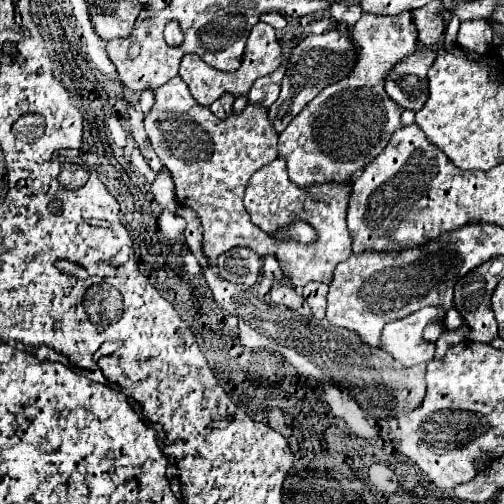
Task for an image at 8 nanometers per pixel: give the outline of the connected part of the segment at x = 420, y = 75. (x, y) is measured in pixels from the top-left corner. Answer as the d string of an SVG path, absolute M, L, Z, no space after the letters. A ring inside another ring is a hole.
M416 49L386 77L388 95L404 109L420 111L428 99L428 67L432 67L436 51Z

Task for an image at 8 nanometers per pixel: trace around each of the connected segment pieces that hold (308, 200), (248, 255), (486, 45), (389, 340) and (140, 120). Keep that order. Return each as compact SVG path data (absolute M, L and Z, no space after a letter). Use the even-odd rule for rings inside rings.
M274 159L272 163L264 165L260 171L252 175L244 195L244 205L250 213L252 223L256 223L266 233L276 233L280 227L292 223L294 219L304 219L312 223L312 227L318 231L318 241L314 245L302 247L290 241L284 243L276 253L276 259L284 263L282 269L292 279L296 289L302 289L310 281L330 283L334 267L352 255L352 239L346 227L346 207L350 191L352 181L346 185L324 183L320 187L300 189L288 179L284 159Z
M234 247L218 257L218 271L230 283L254 285L260 273L260 257L248 247Z
M464 21L460 23L458 31L458 45L474 51L474 53L488 53L492 45L492 27L488 21Z
M424 307L404 319L396 319L384 327L380 349L390 353L404 367L430 361L434 359L436 343L426 341L422 333L428 323L440 323L446 331L444 319L442 307Z
M128 104L128 113L130 117L123 122L122 127L124 127L126 131L130 131L130 135L132 135L134 141L138 143L142 155L148 157L148 165L154 167L154 171L160 171L162 163L160 163L160 159L156 157L156 151L152 149L150 139L148 139L144 129L145 116L142 113L137 112L130 104Z

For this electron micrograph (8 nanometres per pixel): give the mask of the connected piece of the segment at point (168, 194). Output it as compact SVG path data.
M162 167L160 173L156 173L156 179L152 183L152 191L158 199L162 199L162 205L168 209L168 211L176 211L180 207L178 199L176 199L176 191L174 191L174 181L172 181L172 173Z

